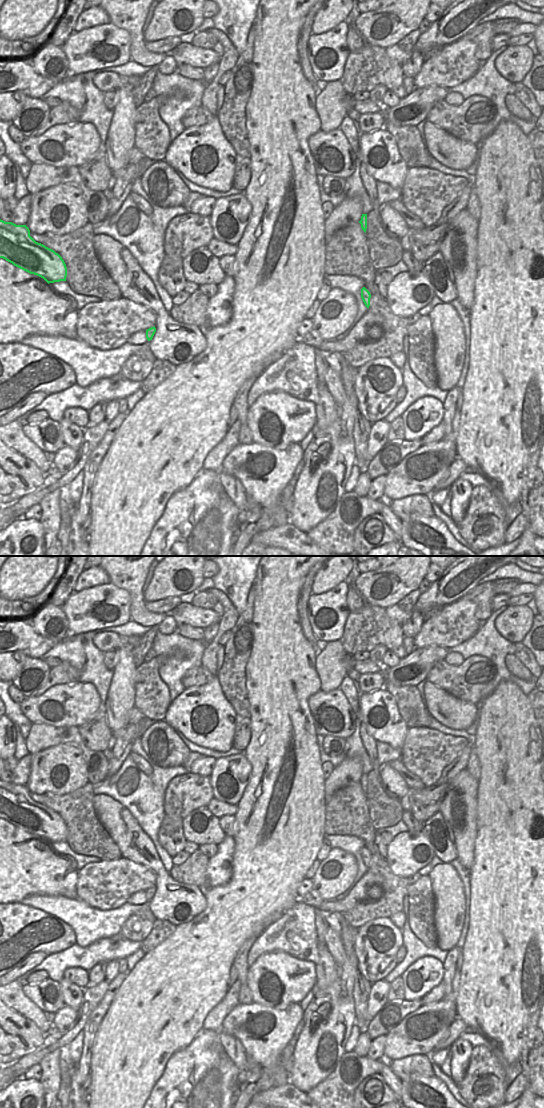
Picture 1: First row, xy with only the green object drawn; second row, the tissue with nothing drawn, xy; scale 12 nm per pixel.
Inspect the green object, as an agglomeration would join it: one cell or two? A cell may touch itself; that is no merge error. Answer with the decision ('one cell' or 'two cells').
one cell

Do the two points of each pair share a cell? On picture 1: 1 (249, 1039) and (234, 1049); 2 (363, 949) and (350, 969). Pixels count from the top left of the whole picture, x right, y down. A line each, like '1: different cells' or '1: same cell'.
1: different cells
2: different cells

